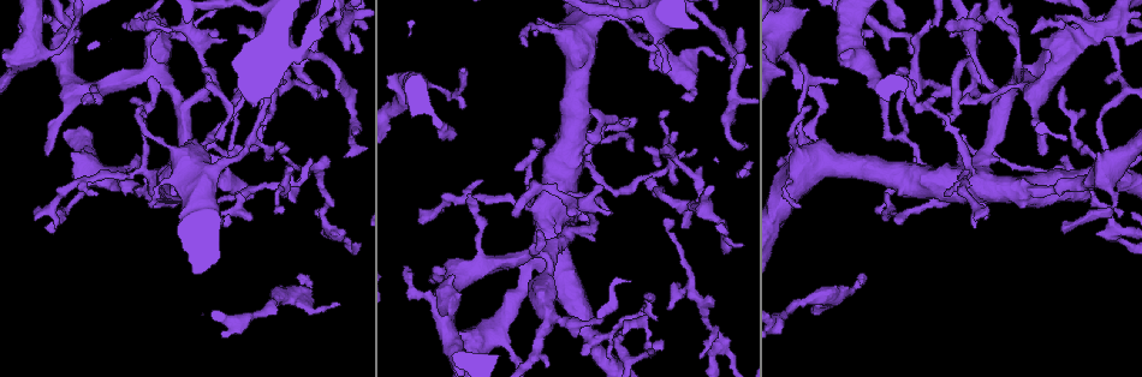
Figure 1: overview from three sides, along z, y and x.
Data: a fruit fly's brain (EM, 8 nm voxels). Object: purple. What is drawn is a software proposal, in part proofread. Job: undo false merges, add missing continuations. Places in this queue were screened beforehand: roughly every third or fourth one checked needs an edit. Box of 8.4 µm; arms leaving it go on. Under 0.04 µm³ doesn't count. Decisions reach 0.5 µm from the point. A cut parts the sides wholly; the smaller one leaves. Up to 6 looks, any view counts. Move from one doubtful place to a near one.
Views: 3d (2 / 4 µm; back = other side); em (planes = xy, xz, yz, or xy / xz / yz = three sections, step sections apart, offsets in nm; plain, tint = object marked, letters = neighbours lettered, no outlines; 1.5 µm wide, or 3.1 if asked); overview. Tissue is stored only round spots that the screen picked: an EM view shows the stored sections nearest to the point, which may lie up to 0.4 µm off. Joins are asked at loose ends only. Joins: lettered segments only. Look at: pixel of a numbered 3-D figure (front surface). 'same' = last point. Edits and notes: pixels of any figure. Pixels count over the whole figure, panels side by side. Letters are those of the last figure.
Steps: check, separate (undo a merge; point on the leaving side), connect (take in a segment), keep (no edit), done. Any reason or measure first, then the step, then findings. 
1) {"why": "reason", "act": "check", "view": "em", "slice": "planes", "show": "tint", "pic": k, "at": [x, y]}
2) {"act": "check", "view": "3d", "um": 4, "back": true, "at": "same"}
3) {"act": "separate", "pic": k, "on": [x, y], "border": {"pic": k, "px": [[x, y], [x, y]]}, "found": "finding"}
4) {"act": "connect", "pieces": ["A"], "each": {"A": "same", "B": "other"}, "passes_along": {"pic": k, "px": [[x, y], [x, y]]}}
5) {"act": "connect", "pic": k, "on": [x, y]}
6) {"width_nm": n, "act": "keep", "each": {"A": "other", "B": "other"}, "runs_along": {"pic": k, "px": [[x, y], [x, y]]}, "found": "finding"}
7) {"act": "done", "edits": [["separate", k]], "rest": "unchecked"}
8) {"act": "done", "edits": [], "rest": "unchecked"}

{"why": "branch stops here", "act": "check", "view": "em", "slice": "planes", "show": "letters", "pic": 1, "at": [725, 58]}

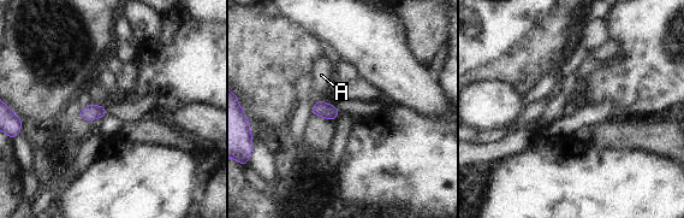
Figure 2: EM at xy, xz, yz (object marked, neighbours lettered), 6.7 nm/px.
{"act": "keep", "each": {"A": "other"}, "found": "none of them fits"}

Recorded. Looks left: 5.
{"why": "thin end", "act": "check", "view": "em", "slice": "planes", "show": "letters", "pic": 1, "at": [669, 114]}

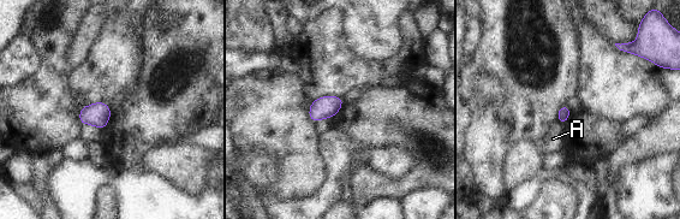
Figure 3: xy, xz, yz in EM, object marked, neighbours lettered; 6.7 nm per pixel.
{"act": "keep", "each": {"A": "other"}, "found": "no lettered segment goes on from it"}

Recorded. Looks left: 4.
{"why": "branch stops here", "act": "check", "view": "3d", "um": 2, "pic": 1, "at": [649, 299]}

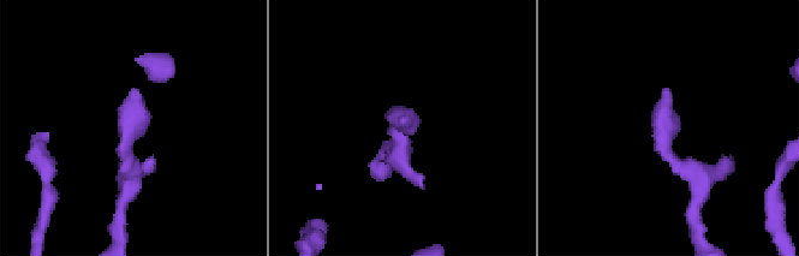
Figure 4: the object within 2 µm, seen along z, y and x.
{"act": "check", "view": "em", "slice": "planes", "show": "letters", "pic": 4, "at": [405, 120]}

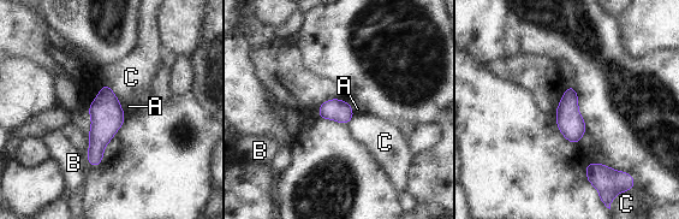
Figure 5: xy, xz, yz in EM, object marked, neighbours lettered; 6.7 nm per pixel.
{"act": "keep", "each": {"A": "other", "B": "other", "C": "other"}, "found": "no lettered segment goes on from it"}

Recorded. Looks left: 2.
{"act": "done", "edits": [], "rest": "unchecked"}

